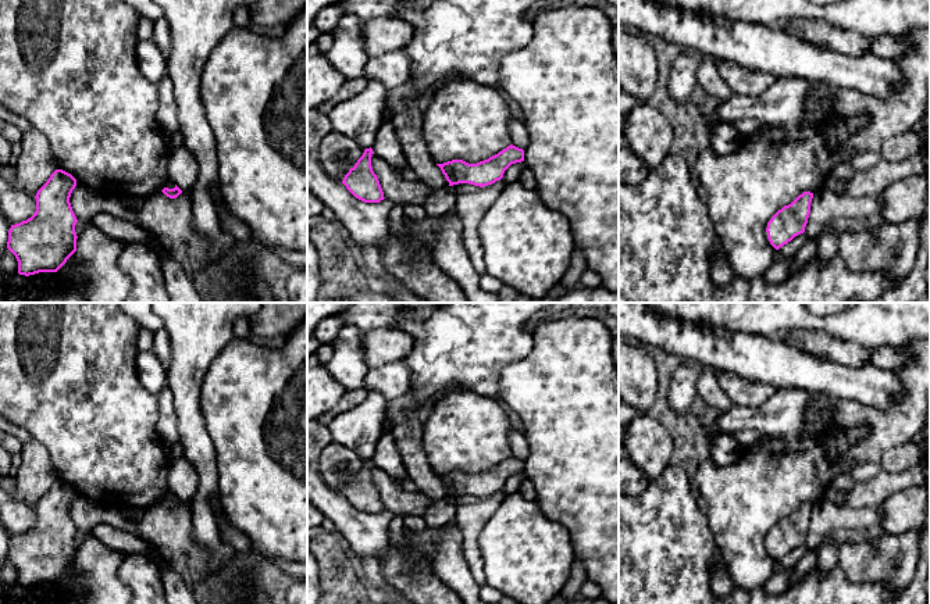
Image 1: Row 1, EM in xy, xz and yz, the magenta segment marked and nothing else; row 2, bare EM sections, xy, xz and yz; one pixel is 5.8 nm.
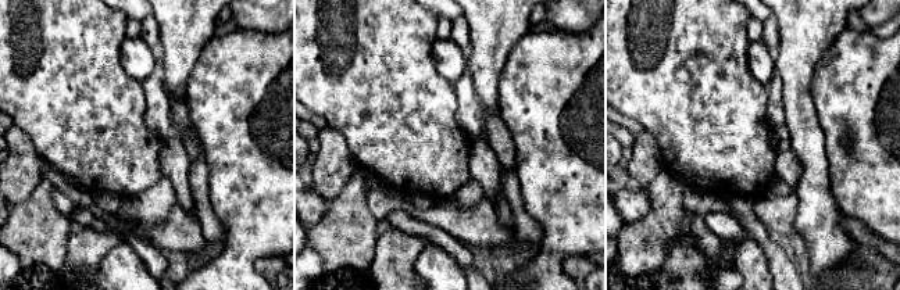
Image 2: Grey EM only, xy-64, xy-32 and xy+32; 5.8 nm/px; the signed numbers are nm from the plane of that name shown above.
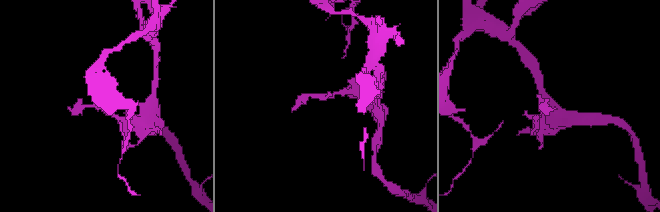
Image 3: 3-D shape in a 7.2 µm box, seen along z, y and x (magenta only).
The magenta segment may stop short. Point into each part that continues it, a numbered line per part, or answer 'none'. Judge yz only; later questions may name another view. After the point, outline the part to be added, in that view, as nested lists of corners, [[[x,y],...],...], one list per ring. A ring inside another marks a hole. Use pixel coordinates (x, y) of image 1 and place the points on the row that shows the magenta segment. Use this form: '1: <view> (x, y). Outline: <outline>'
none

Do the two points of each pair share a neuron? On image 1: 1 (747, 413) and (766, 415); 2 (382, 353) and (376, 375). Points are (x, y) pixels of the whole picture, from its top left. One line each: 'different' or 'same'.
1: same
2: different

